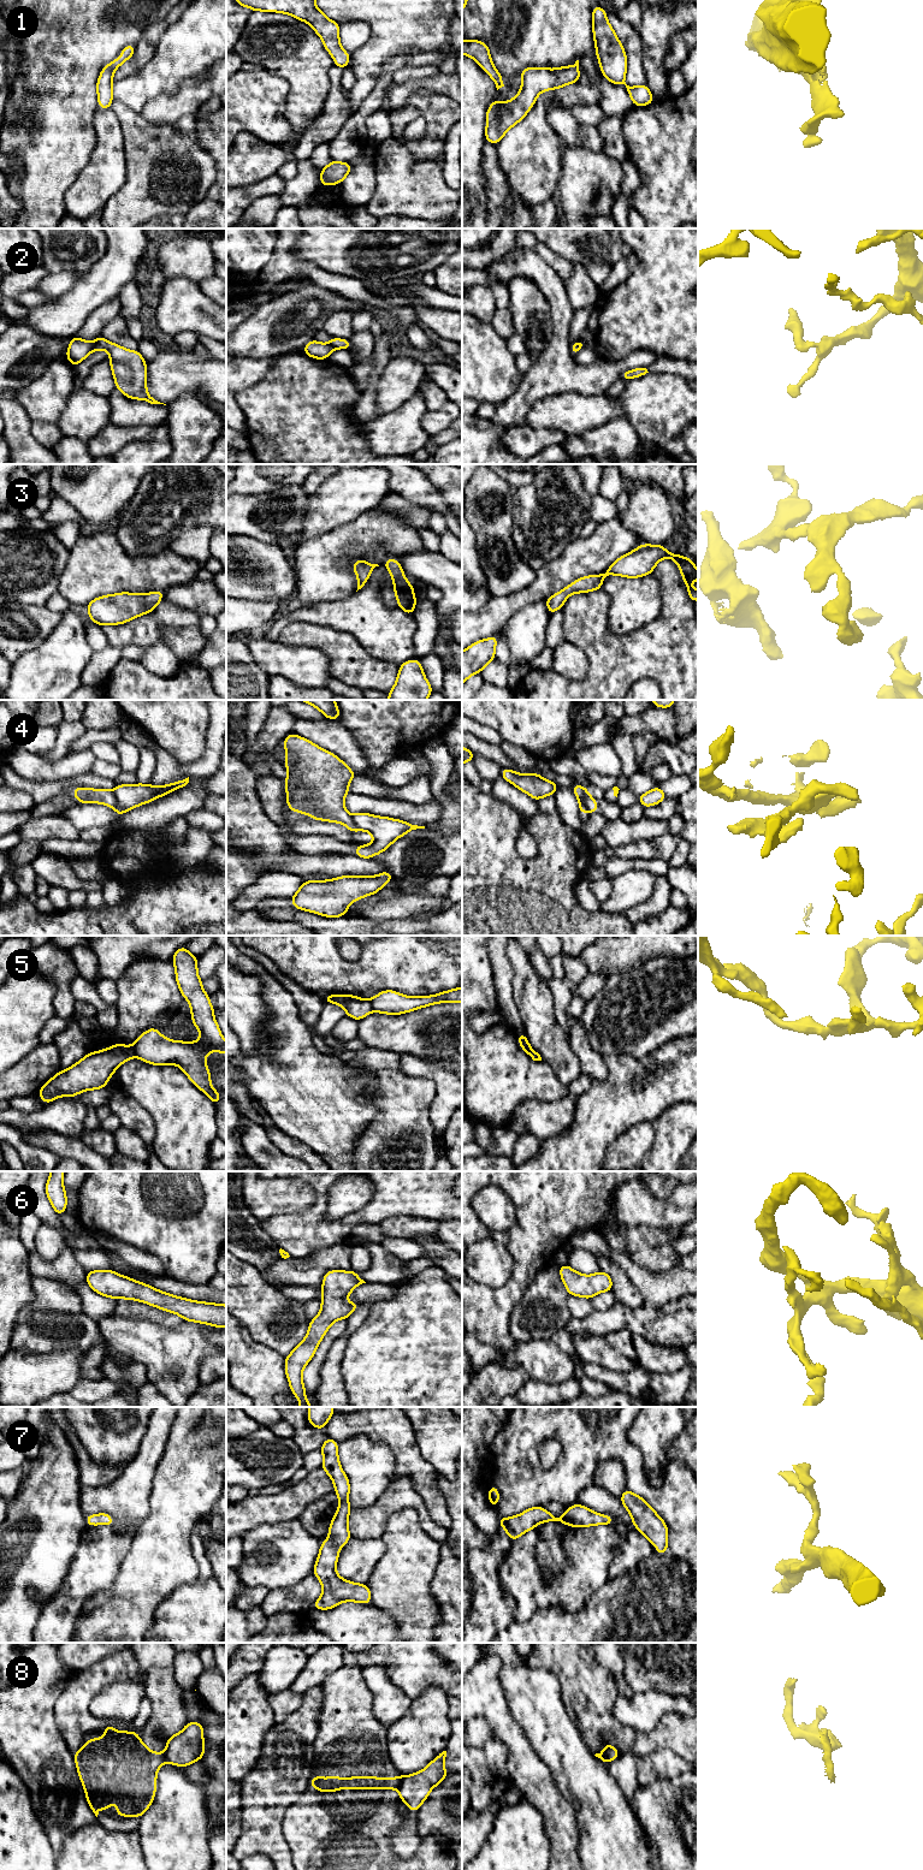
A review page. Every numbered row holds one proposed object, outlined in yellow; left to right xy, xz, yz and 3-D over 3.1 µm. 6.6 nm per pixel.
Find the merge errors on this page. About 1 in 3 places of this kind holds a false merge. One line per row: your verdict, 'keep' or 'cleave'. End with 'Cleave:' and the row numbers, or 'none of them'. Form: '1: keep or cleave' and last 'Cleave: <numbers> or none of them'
1: keep
2: cleave
3: keep
4: keep
5: cleave
6: keep
7: keep
8: cleave
Cleave: 2, 5, 8

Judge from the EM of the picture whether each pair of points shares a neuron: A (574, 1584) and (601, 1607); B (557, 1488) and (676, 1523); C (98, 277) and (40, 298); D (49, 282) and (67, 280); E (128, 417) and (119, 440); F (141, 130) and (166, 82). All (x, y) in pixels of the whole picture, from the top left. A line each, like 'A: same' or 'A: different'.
A: different
B: same
C: different
D: same
E: different
F: different

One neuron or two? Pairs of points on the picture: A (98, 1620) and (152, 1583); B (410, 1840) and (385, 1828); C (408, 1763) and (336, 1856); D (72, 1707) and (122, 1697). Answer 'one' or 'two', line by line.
A: one
B: two
C: two
D: two

